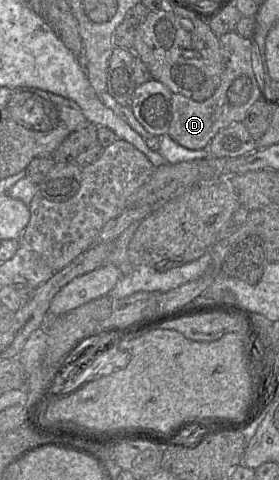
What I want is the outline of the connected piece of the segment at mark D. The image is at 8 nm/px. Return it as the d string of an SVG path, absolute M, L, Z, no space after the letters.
M231 31L219 36L224 57L224 71L215 93L203 102L197 102L178 93L171 95L172 119L170 137L181 146L190 150L207 148L213 137L233 123L243 122L252 105L261 99L260 88L252 63L251 39Z

